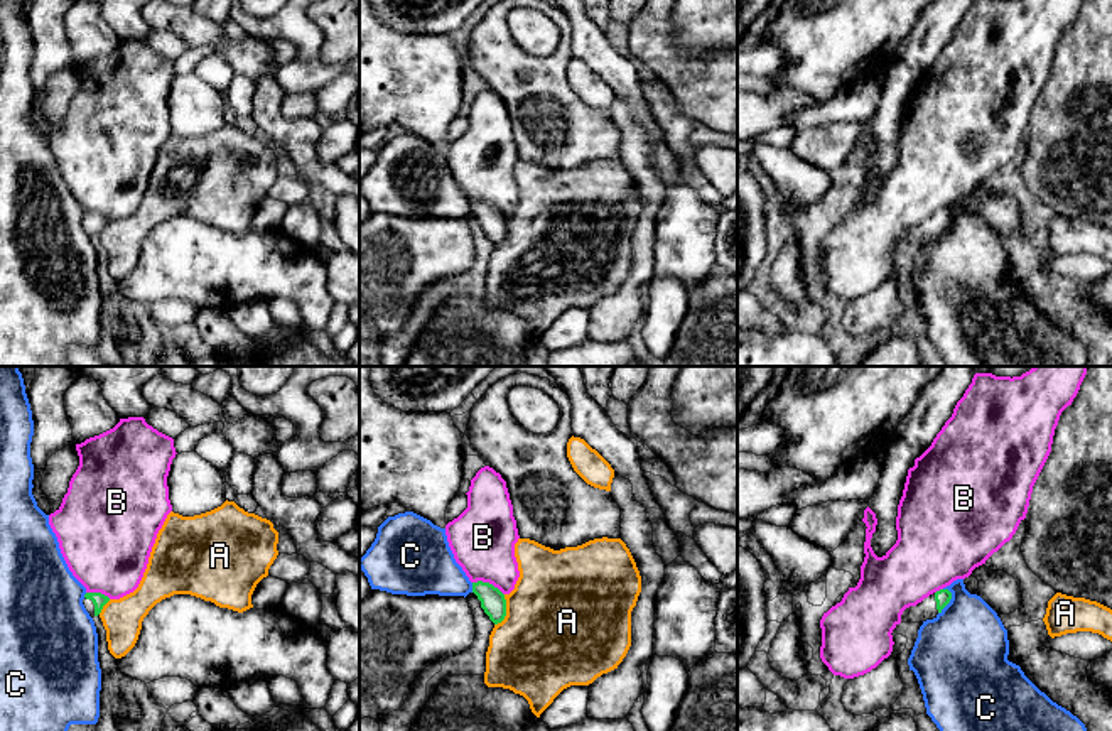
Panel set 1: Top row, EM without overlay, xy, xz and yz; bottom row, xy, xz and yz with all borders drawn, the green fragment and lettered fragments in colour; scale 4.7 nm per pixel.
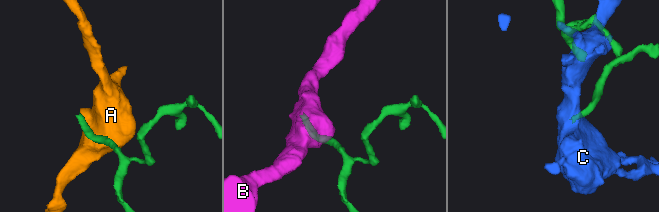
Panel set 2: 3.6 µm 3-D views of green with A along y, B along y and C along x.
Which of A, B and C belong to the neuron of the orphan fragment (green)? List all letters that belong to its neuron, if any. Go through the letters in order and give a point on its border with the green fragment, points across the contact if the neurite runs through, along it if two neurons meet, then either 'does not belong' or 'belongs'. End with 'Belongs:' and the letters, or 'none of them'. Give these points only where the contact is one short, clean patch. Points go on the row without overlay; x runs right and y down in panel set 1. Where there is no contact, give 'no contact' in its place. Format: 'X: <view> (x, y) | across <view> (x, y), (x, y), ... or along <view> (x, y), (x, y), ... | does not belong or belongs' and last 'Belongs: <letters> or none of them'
A: xz (505, 233) | does not belong
B: xz (488, 205) | does not belong
C: yz (949, 223) | along yz (947, 210), (950, 223), (939, 235) | does not belong
Belongs: none of them

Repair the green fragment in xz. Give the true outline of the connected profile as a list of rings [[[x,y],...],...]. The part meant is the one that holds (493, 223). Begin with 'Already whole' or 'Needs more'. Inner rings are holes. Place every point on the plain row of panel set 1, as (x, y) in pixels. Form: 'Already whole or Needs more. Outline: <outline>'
Already whole. Outline: [[[478,203],[472,204],[472,214],[478,218],[478,221],[481,223],[481,230],[494,246],[505,241],[506,221],[498,209],[489,204]]]

